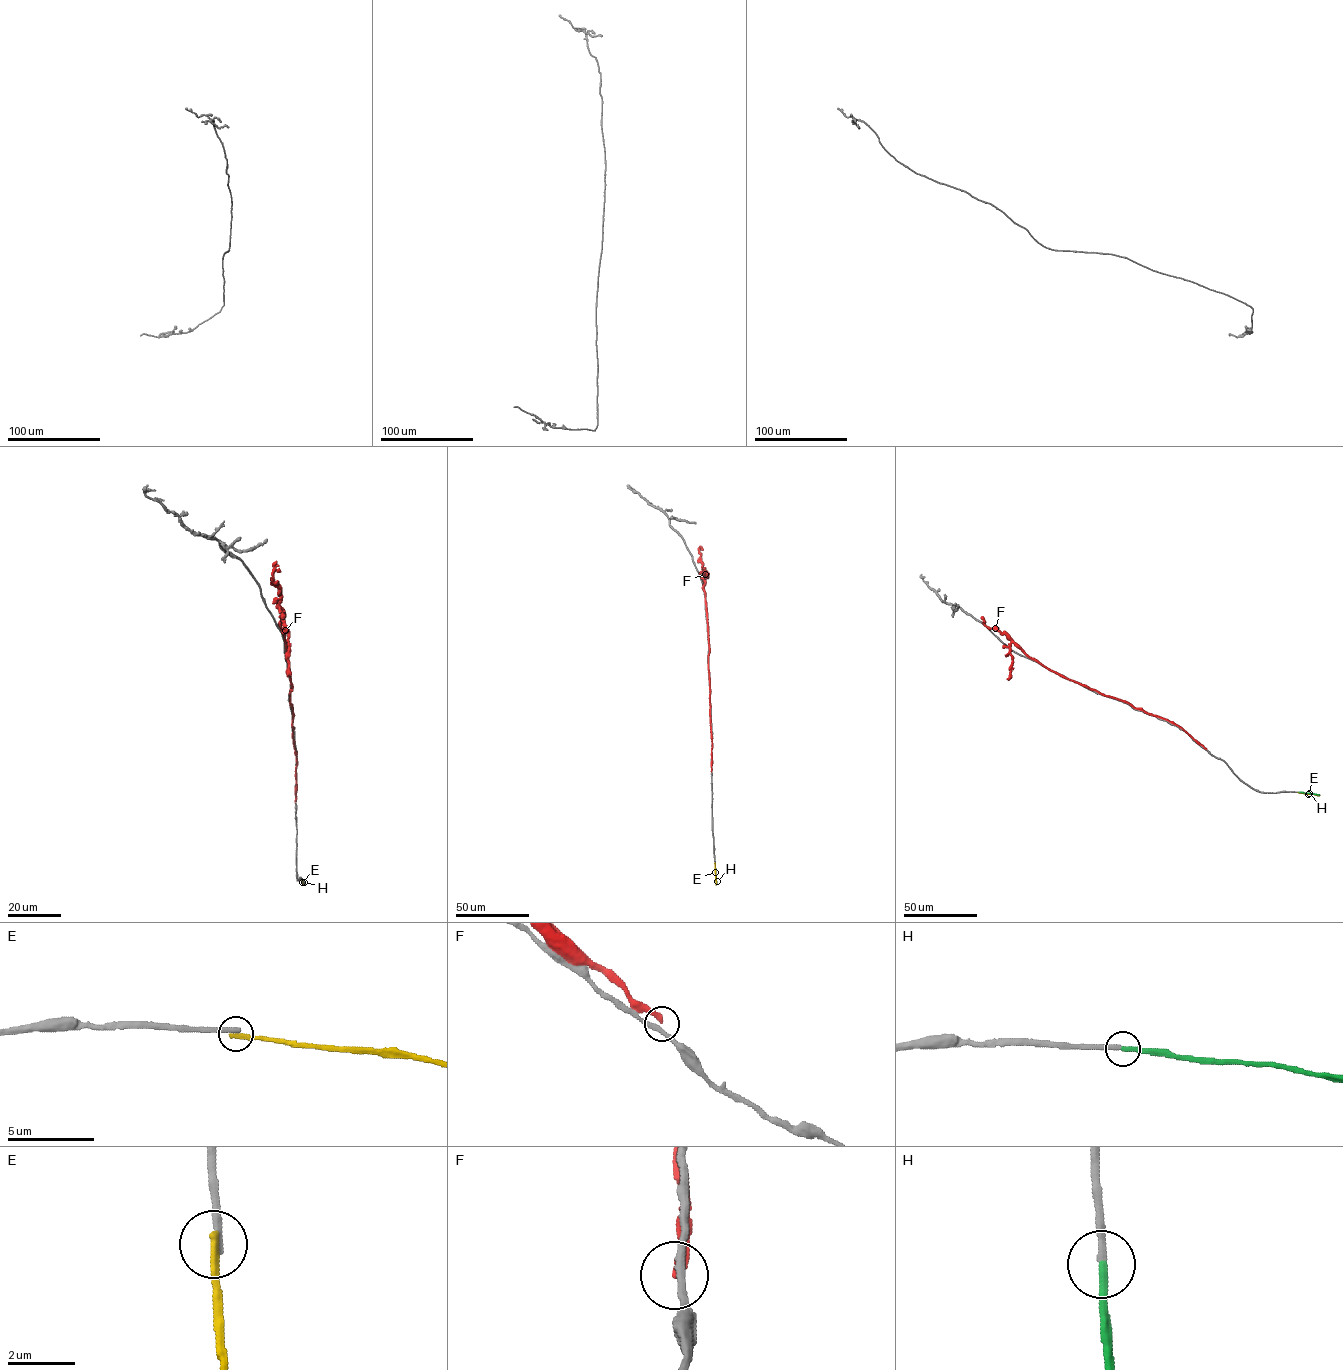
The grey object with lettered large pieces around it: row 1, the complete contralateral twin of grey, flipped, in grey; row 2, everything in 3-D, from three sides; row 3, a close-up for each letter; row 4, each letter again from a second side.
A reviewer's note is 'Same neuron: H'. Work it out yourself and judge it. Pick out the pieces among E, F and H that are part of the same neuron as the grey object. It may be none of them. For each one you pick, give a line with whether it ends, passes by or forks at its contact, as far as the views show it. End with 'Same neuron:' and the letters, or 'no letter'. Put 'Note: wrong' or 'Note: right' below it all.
H: it ends there
Same neuron: H
Note: right

